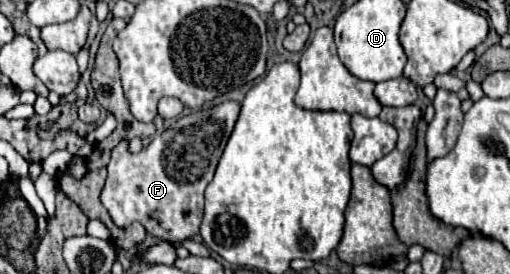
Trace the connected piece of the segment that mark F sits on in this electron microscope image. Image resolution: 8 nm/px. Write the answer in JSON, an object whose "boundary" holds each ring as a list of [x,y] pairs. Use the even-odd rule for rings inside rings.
{"boundary":[[[224,101],[216,107],[184,115],[134,155],[128,153],[126,143],[120,143],[112,151],[106,185],[100,195],[112,221],[118,227],[140,221],[152,237],[168,243],[198,235],[204,215],[204,189],[214,177],[216,165],[238,121],[240,107],[238,101]]]}

